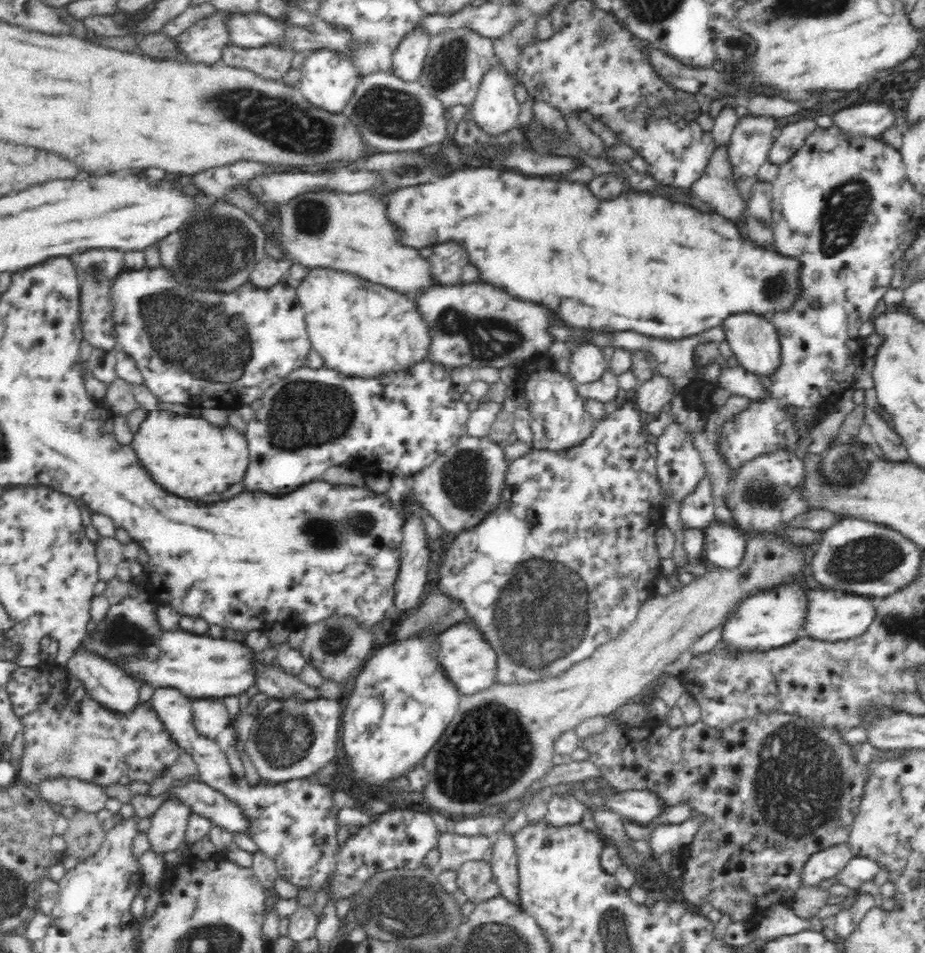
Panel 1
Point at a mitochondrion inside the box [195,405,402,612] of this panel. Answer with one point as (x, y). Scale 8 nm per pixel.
(322, 534)

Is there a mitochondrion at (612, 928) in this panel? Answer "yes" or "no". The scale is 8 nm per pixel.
yes

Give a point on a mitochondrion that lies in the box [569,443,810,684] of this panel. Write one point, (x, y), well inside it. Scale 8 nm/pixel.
(760, 494)

